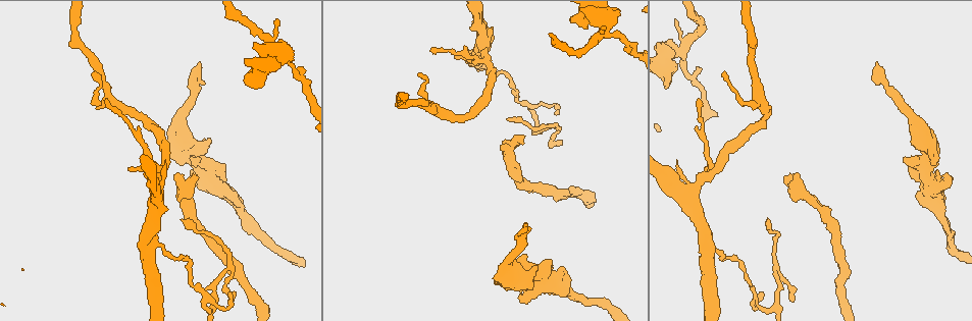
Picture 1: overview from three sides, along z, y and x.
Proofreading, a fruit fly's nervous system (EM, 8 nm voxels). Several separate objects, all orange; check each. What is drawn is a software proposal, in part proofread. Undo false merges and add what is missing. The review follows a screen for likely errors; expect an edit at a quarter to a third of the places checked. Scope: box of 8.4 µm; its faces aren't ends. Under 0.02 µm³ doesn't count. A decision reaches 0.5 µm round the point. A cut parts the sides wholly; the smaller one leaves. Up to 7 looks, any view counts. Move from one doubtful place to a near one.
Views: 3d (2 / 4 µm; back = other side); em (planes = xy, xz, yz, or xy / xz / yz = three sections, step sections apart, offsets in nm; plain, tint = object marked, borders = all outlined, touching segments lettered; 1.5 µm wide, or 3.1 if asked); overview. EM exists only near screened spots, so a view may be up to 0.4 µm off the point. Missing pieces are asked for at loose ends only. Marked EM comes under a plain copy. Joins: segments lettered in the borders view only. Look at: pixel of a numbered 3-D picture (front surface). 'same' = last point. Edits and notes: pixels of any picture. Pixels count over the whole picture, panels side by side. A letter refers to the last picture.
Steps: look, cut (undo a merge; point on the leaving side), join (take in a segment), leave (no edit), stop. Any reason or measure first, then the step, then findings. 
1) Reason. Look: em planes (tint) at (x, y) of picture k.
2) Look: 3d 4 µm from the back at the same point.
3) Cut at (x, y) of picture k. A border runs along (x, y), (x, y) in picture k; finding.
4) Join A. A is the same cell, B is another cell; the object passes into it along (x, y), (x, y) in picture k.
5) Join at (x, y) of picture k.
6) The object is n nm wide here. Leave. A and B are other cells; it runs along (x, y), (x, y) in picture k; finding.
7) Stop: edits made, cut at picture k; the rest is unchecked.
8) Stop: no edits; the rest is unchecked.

Free end. Look: em yz step 4 (borders) at (519, 140) of picture 1.

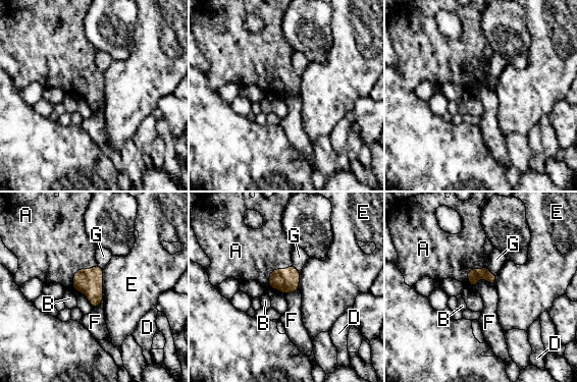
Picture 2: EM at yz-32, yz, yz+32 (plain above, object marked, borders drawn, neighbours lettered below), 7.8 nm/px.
Join A. A is the same cell, B, D, E, F and G are other cells; the cell continues.

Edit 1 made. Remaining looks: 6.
See it whole again. Look: overview.

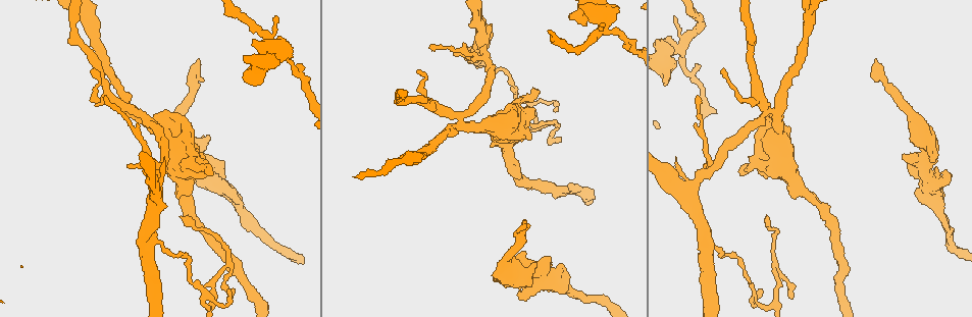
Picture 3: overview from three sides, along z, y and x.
Branch point. Look: 3d 2 µm from the back at (704, 235) of picture 3.

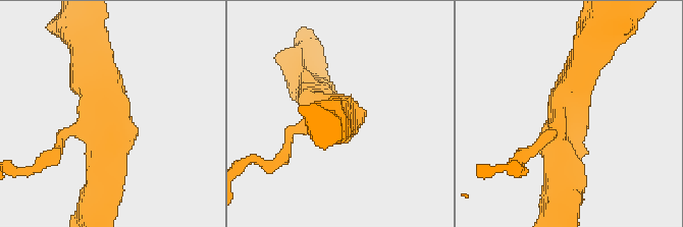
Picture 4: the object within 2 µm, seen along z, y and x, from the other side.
3 arms meet here; now the EM. Look: em xy step 8 (tint) at (100, 110) of picture 4.

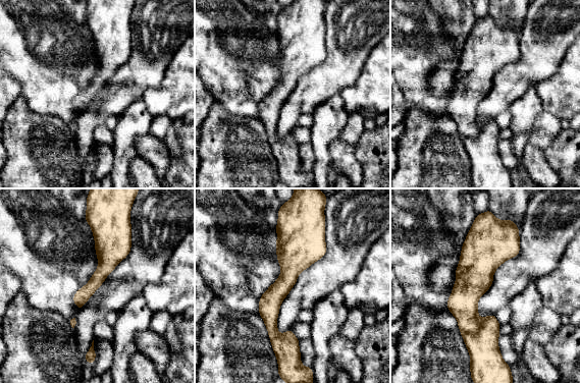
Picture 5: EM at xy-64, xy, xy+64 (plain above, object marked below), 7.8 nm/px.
Cut it another way. Look: em planes (borders) at the same point.

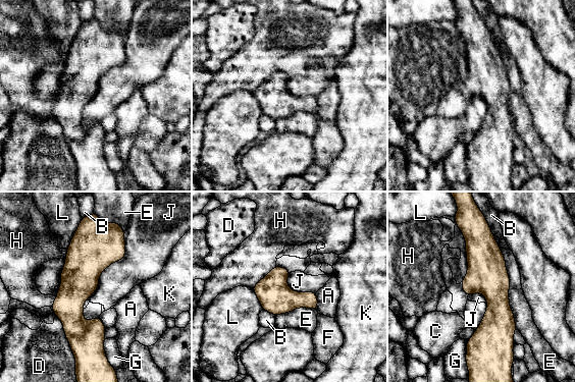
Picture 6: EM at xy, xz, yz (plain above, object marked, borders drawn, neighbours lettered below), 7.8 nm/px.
Leave. A, B, C, D, E, F, G, H, J, K and L are other cells; a border runs along (124, 231), (124, 256), (90, 295) in picture 6; one cell here.

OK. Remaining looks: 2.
Look: em planes (borders) at (773, 307) of picture 3.

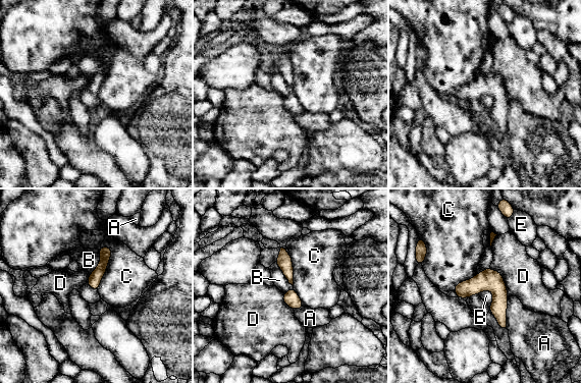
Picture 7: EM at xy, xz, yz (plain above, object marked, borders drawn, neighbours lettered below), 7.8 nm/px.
The longest contact is with C, 360 nm. Leave. A, B, C, D and E are other cells; a border runs along (107, 245), (111, 257), (97, 289) in picture 7; one cell here.

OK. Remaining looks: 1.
Stop: edits made, join at picture 2; the rest is unchecked.

